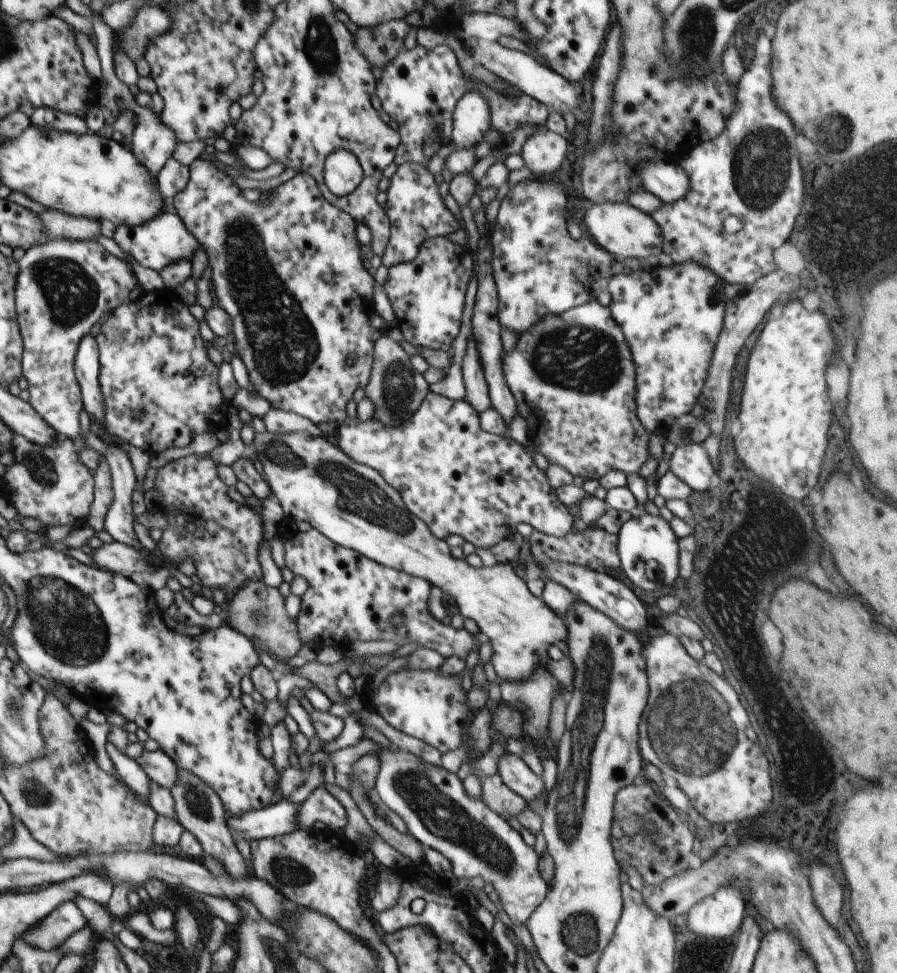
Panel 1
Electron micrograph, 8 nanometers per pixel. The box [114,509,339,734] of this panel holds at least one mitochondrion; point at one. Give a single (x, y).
(260, 614)

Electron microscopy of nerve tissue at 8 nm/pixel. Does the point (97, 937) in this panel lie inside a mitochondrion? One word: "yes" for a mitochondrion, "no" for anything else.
no

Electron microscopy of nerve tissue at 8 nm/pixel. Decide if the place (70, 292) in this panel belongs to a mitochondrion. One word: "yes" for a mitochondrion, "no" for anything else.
yes

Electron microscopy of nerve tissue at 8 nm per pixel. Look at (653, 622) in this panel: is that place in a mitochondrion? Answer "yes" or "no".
no

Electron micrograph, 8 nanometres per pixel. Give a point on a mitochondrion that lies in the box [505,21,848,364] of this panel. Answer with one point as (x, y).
(761, 167)

